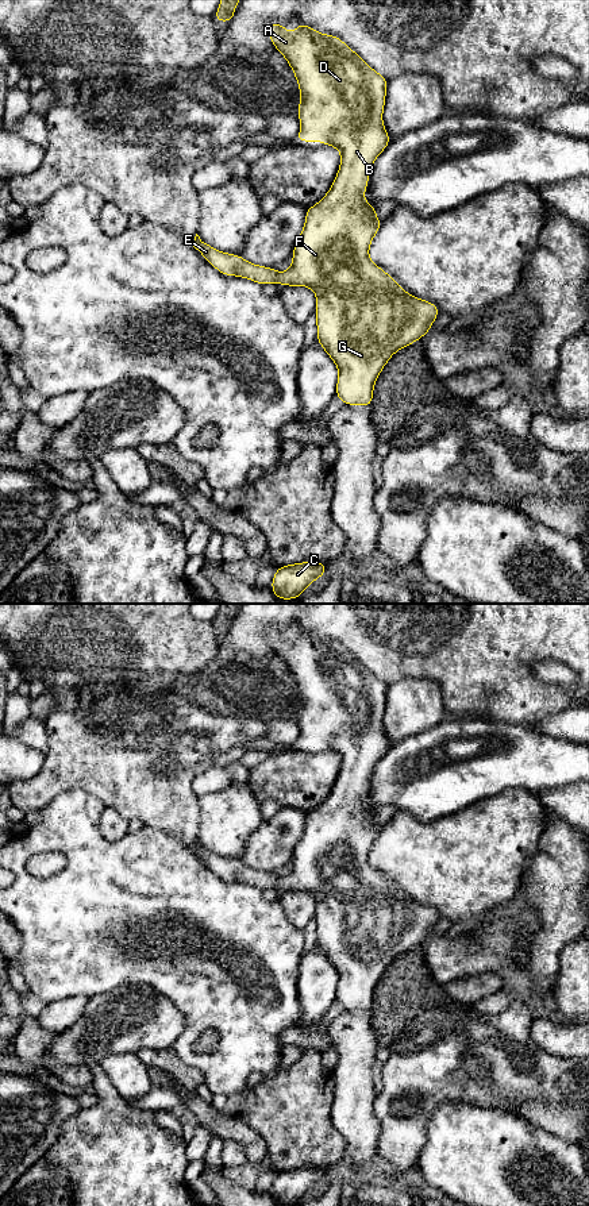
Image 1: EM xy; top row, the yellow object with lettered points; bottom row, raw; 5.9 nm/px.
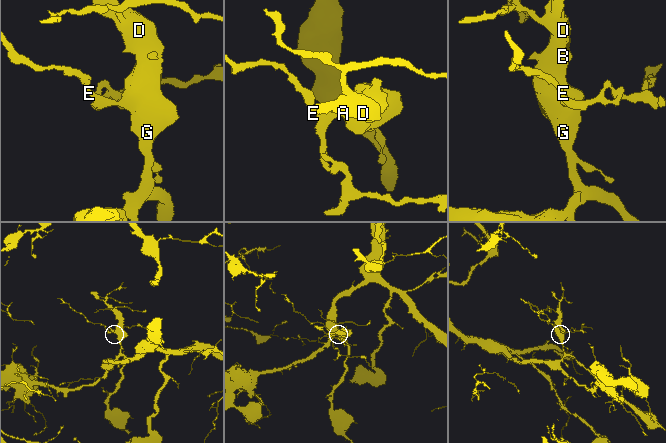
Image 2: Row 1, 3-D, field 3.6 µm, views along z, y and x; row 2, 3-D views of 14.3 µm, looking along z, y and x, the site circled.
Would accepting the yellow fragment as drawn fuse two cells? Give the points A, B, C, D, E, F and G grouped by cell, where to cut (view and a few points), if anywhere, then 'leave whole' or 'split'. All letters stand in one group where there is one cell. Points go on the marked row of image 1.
A B C D E F G | no cut | leave whole

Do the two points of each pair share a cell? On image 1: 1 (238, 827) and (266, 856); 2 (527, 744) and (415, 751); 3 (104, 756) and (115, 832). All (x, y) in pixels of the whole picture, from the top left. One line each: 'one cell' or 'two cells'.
1: two cells
2: one cell
3: two cells

